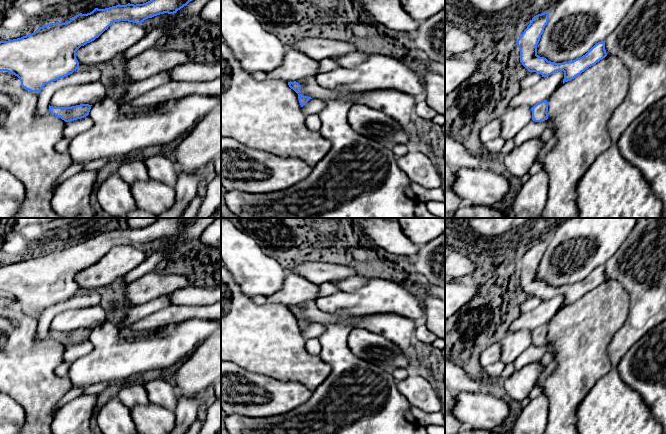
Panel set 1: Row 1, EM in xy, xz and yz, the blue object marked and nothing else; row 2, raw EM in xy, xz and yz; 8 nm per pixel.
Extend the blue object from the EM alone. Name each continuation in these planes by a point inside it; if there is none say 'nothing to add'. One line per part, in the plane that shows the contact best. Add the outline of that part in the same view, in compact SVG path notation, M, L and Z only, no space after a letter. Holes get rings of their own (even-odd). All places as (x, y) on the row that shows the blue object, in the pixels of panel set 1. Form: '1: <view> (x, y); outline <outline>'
nothing to add

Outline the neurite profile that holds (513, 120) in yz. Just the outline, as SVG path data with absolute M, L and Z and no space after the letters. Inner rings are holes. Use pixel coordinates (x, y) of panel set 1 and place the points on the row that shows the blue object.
M518 106L505 110L500 117L500 137L507 141L513 139L518 132L532 120L532 111L528 106Z

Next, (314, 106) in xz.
M312 98L302 107L302 110L306 116L309 114L319 114L324 107L322 100Z

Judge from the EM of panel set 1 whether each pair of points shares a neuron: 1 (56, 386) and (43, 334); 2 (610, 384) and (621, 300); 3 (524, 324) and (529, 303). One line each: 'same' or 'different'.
1: different
2: different
3: different

